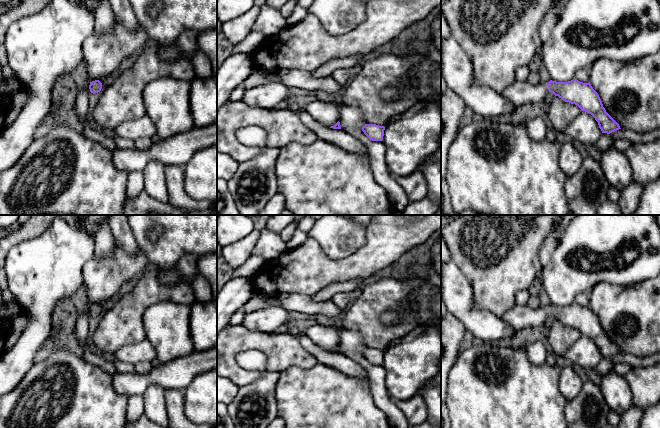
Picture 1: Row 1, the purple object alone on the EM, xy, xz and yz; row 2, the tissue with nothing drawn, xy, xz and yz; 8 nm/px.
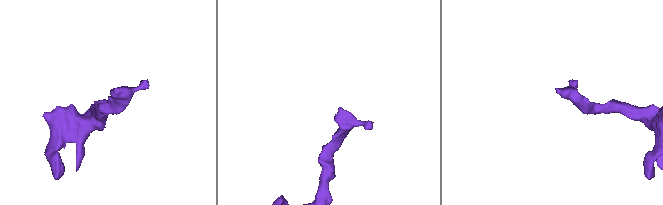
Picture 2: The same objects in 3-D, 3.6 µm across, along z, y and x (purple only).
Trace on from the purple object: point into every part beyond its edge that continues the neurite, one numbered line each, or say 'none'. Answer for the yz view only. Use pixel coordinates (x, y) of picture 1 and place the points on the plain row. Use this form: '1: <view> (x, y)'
1: yz (519, 317)

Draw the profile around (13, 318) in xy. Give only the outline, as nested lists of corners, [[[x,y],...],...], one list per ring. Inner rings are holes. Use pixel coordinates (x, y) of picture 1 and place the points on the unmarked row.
[[[19,301],[0,304],[0,356],[14,347],[30,321]]]

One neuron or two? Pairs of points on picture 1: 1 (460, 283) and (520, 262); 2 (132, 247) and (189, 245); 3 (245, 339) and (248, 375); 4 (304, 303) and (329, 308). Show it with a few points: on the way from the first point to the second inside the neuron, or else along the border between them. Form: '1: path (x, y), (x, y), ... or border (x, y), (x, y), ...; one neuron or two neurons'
1: border (453, 262), (470, 283), (474, 303); two neurons
2: border (129, 225), (138, 246); two neurons
3: path (235, 349), (232, 352), (232, 364), (238, 370); one neuron
4: path (310, 307), (323, 308); one neuron

